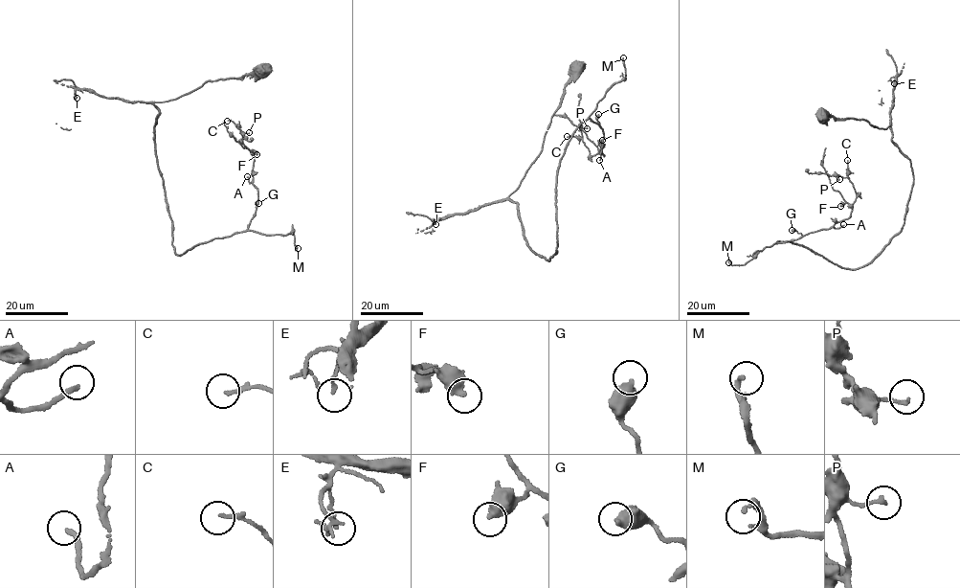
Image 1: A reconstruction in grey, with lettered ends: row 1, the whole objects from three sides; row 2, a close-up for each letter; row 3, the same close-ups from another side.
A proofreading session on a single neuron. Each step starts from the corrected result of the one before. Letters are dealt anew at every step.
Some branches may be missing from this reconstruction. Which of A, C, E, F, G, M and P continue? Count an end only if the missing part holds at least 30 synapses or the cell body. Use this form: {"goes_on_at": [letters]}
{"goes_on_at": ["A", "M"]}

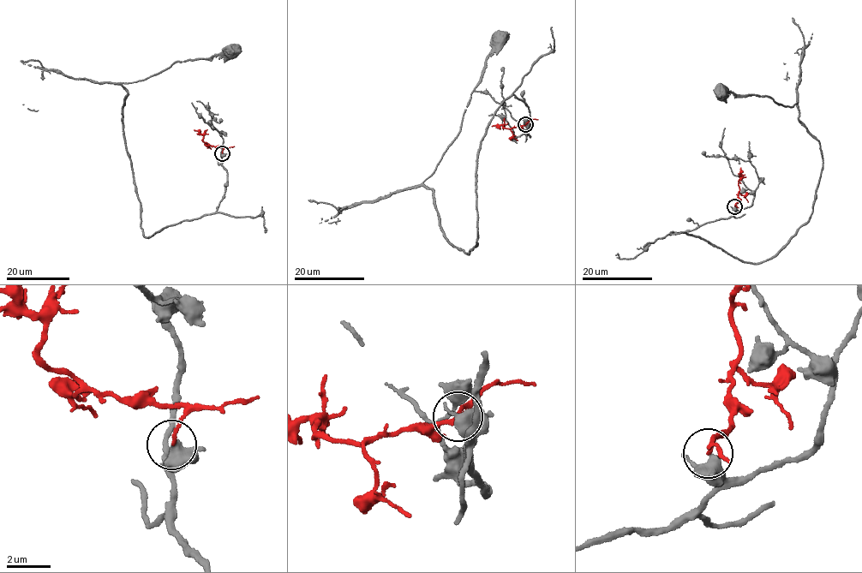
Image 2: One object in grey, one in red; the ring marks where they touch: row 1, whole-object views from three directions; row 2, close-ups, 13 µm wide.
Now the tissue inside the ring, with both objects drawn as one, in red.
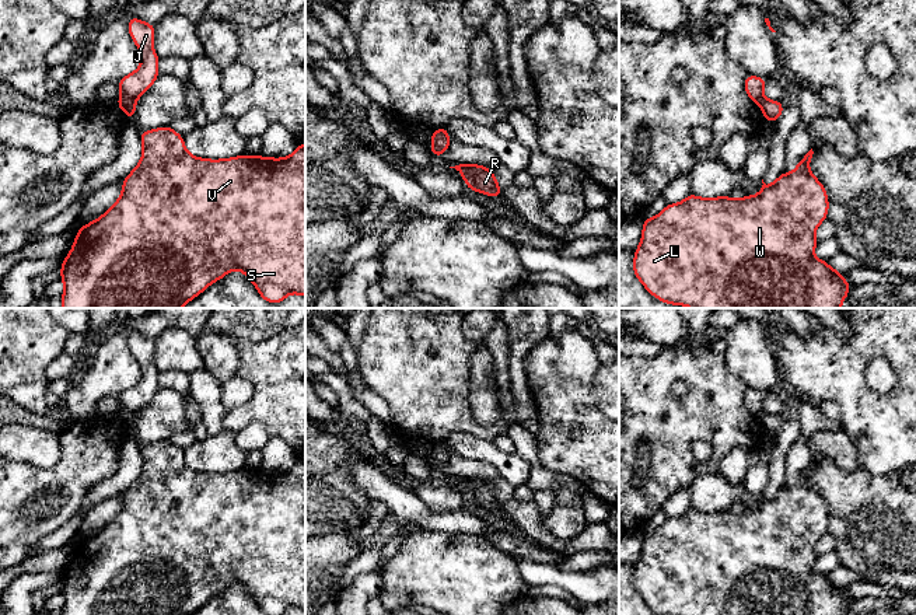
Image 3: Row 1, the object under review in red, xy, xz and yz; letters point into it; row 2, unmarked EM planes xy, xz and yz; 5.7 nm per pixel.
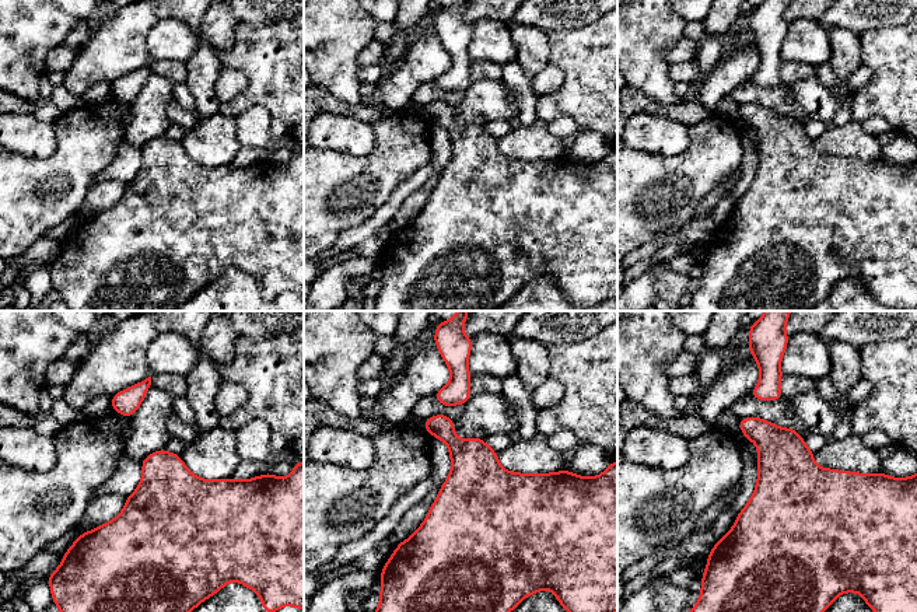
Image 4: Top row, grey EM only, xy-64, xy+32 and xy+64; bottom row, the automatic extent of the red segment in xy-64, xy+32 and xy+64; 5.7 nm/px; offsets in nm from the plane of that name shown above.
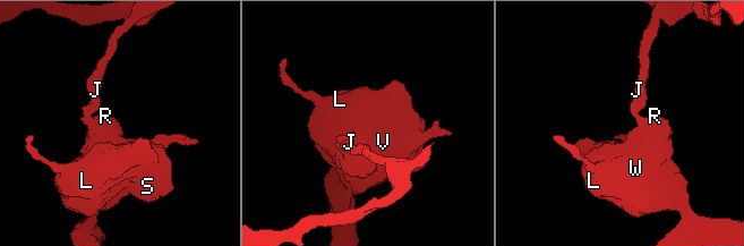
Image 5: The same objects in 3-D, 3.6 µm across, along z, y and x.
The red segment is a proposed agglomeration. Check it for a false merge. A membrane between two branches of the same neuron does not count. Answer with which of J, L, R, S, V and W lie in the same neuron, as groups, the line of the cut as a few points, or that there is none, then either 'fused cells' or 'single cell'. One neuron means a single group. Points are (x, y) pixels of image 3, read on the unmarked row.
groups J / L R S V W; cut xy (119, 412), (135, 415); fused cells

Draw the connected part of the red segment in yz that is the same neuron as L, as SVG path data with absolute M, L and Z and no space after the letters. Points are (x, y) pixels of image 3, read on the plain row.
M812 462L800 474L797 482L790 488L780 488L776 496L769 500L762 493L762 503L758 510L745 509L741 514L730 510L703 513L692 506L681 517L667 518L665 523L653 532L643 532L643 551L634 565L633 584L646 604L660 615L843 615L853 601L843 594L842 586L828 580L826 574L815 573L812 566L818 558L814 551L817 541L828 531L828 510L824 499L808 485L812 472Z

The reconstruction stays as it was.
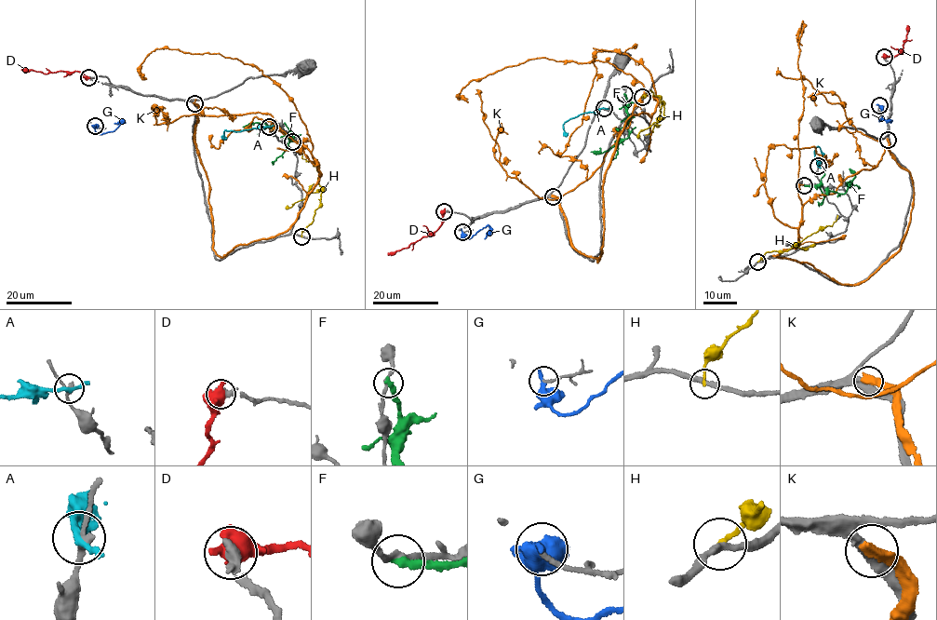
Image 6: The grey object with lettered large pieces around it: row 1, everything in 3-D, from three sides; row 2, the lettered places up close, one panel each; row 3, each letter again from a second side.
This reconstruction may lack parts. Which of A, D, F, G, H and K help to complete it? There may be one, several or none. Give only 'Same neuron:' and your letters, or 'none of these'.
Same neuron: none of these

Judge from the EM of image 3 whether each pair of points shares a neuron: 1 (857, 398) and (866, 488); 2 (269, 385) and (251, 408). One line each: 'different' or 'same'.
1: different
2: same

